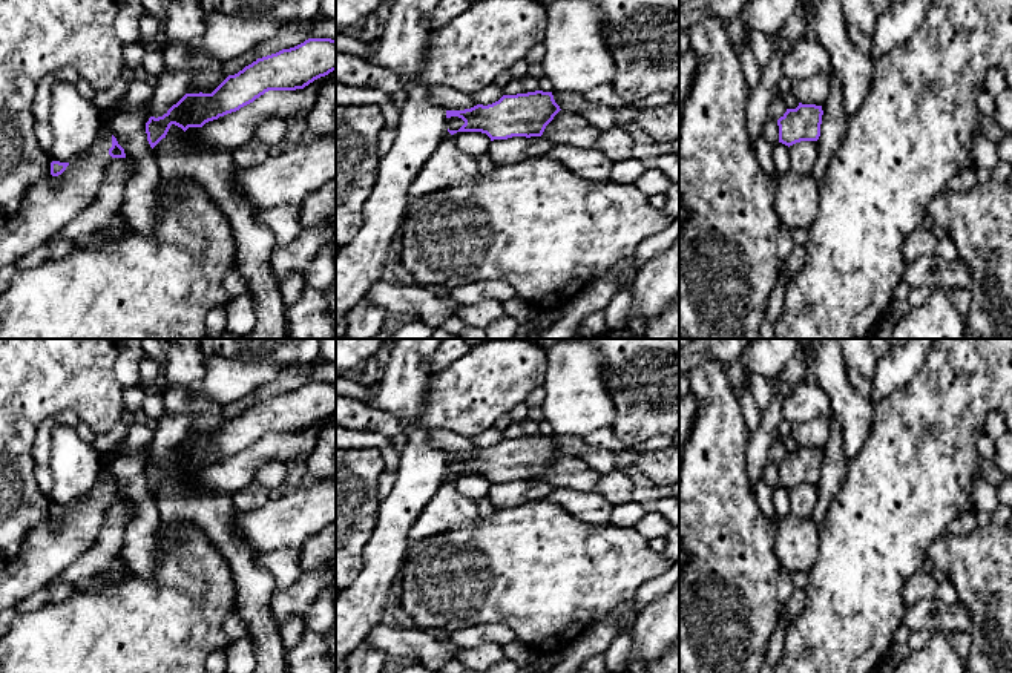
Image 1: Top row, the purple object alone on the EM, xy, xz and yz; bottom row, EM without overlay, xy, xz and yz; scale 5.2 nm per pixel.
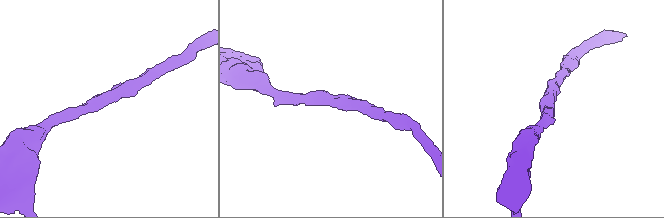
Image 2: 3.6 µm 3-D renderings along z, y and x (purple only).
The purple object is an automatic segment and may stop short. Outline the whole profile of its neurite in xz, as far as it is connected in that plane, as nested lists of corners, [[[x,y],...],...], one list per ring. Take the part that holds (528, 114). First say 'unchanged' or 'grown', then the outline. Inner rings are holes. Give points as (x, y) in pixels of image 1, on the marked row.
unchanged | [[[527,92],[517,95],[503,95],[498,101],[483,106],[477,104],[465,110],[446,110],[446,118],[458,117],[465,124],[458,130],[449,130],[451,135],[457,132],[481,132],[486,133],[491,141],[508,140],[512,136],[541,136],[546,126],[560,112],[560,106],[555,103],[552,92]]]

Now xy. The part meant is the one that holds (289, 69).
unchanged | [[[308,38],[304,43],[258,58],[235,75],[228,75],[212,94],[186,94],[163,117],[150,117],[146,133],[153,149],[166,138],[172,124],[184,132],[202,127],[253,103],[268,90],[304,89],[336,71],[336,40]]]

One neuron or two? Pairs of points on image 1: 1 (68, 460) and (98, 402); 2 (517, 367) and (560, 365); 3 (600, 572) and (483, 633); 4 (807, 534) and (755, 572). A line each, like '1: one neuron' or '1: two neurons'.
1: two neurons
2: two neurons
3: two neurons
4: two neurons

